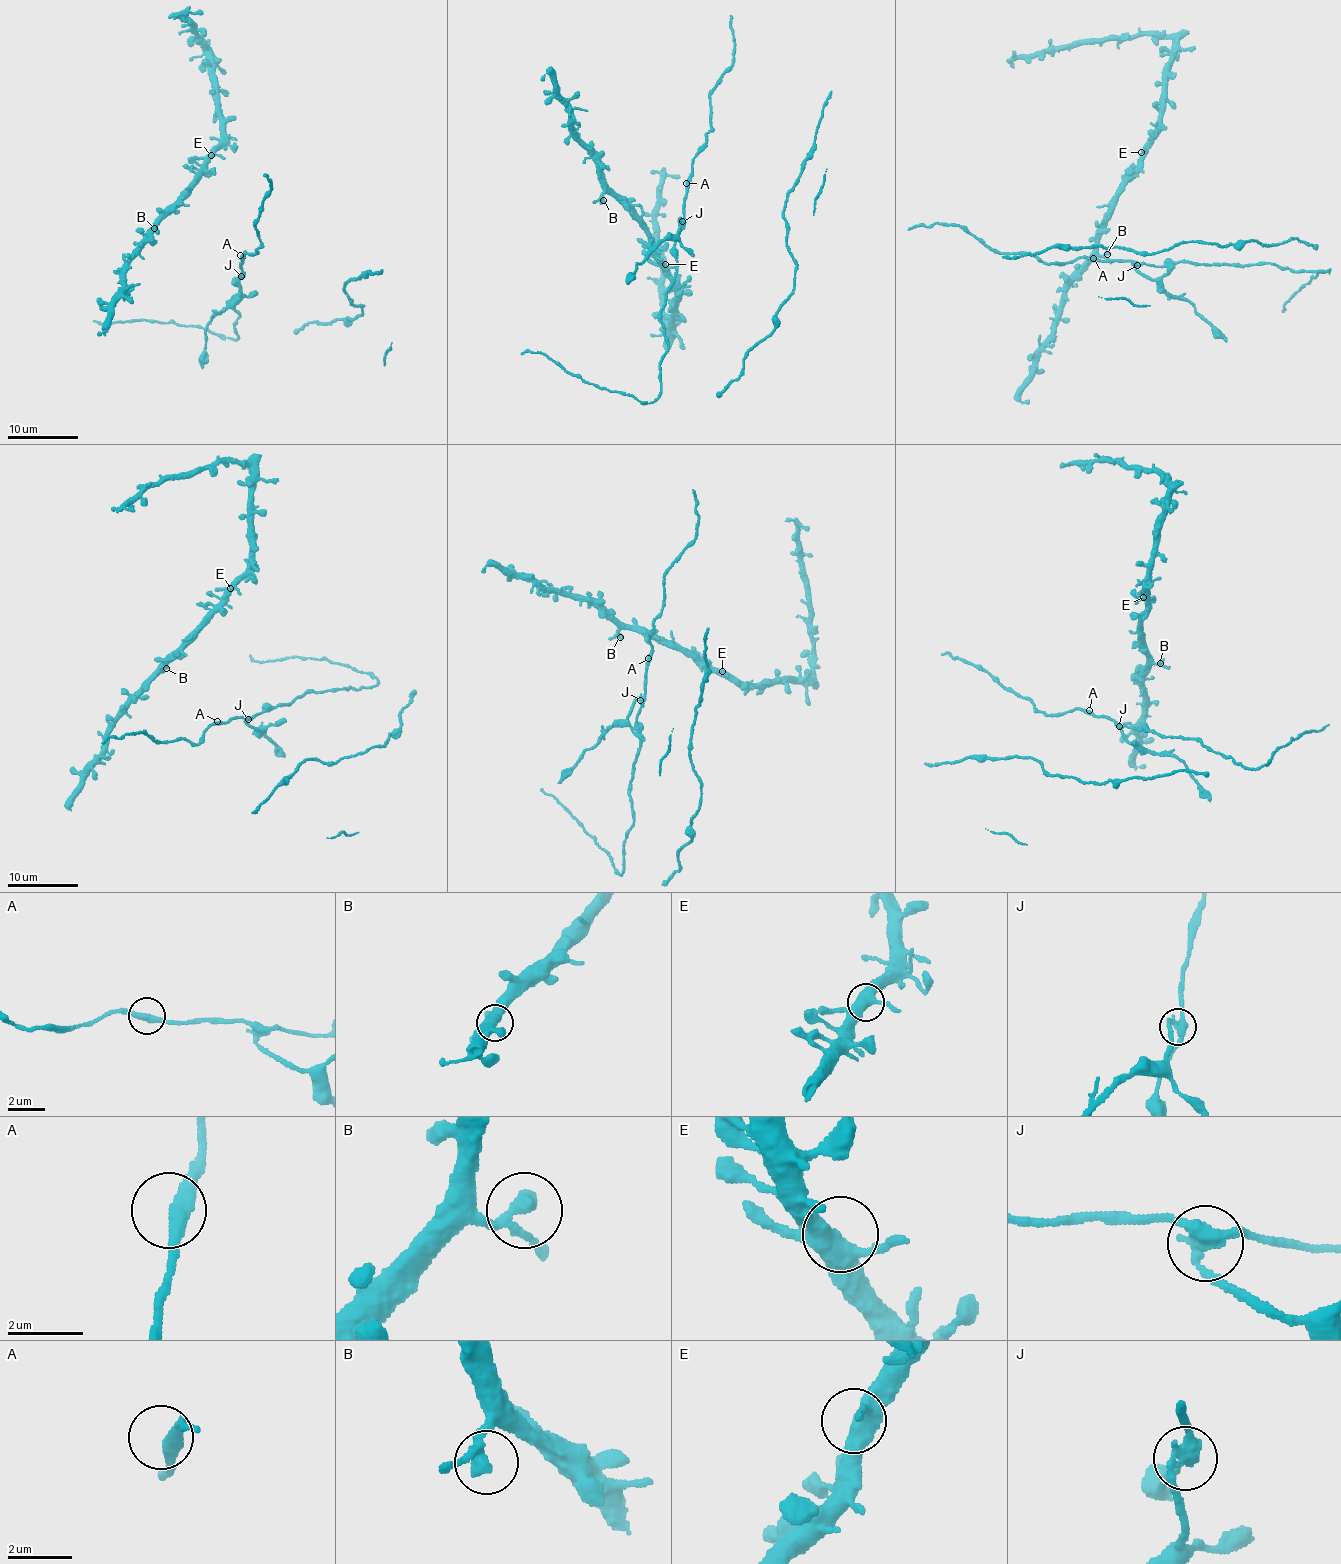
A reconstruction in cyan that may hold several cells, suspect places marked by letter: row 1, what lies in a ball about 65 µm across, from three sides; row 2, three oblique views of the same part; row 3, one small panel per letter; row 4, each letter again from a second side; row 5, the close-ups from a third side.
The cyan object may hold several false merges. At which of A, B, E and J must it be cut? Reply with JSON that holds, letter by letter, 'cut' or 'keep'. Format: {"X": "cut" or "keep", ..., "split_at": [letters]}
{"A": "keep", "B": "keep", "E": "keep", "J": "cut", "split_at": ["J"]}

